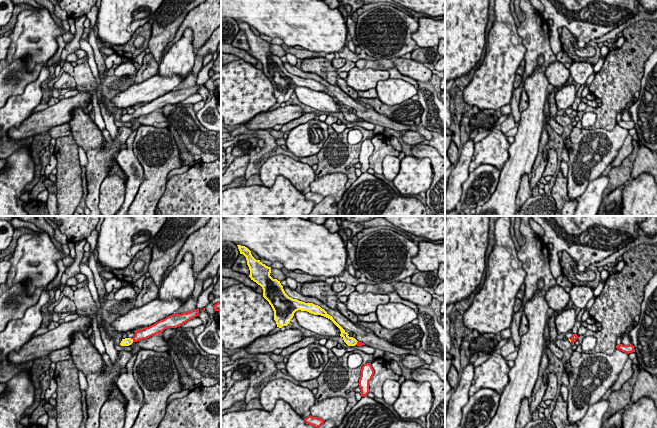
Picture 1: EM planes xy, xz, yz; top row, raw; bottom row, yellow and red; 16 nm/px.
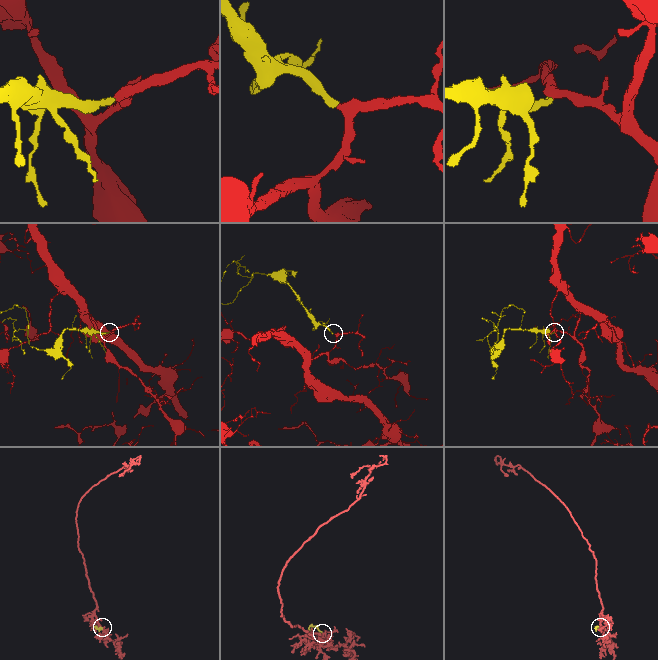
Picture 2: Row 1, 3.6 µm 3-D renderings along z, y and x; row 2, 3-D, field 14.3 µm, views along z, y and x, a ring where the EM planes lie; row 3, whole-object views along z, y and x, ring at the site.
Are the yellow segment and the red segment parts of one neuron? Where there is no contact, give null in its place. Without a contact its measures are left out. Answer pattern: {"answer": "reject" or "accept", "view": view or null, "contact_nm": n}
{"answer": "accept", "view": "xy", "contact_nm": 70}

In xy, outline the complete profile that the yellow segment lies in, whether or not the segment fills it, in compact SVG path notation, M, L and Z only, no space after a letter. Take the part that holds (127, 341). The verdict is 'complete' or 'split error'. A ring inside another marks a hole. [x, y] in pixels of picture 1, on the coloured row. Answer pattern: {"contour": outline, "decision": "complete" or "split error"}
{"contour": "M194 309L187 313L182 314L172 314L166 317L163 320L156 322L155 324L137 330L135 336L131 338L122 339L121 346L129 346L133 342L138 342L143 339L147 339L153 335L161 334L167 328L177 328L189 321L190 319L195 318L199 315L199 309Z", "decision": "split error"}

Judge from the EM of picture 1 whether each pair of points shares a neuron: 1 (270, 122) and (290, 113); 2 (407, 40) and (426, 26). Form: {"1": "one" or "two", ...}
{"1": "one", "2": "one"}

